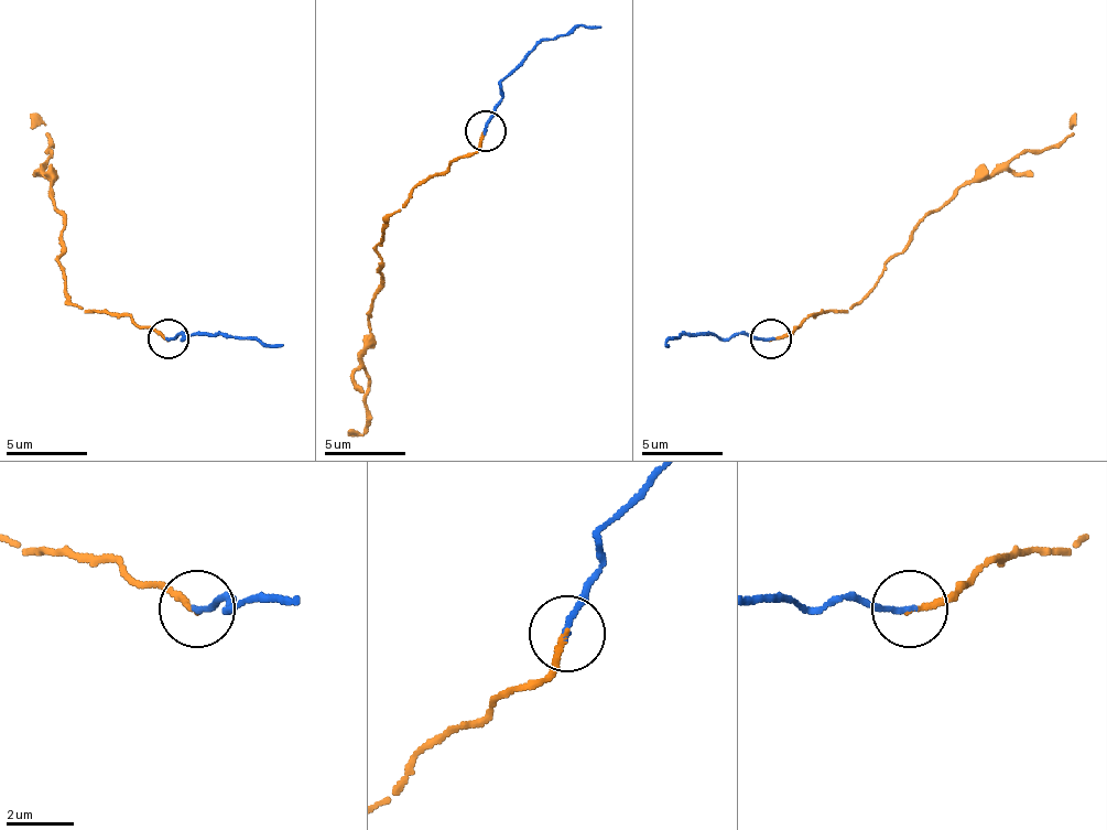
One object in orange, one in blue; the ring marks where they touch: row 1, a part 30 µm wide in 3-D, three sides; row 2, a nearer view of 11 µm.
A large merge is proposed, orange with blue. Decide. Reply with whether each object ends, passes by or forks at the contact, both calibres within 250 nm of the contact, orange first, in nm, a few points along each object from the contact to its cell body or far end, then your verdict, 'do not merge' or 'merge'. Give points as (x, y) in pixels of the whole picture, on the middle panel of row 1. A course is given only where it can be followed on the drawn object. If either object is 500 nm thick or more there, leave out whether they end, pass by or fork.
orange ends there; blue ends there; 160 nm thick on the orange side, 180 nm on the other; orange runs (485, 129), (473, 153), (427, 174), (387, 218), (375, 247), (383, 283), (362, 357), (367, 430), (346, 434); blue runs (485, 129), (500, 101), (500, 81), (538, 44), (570, 36), (582, 24), (603, 28); merge

